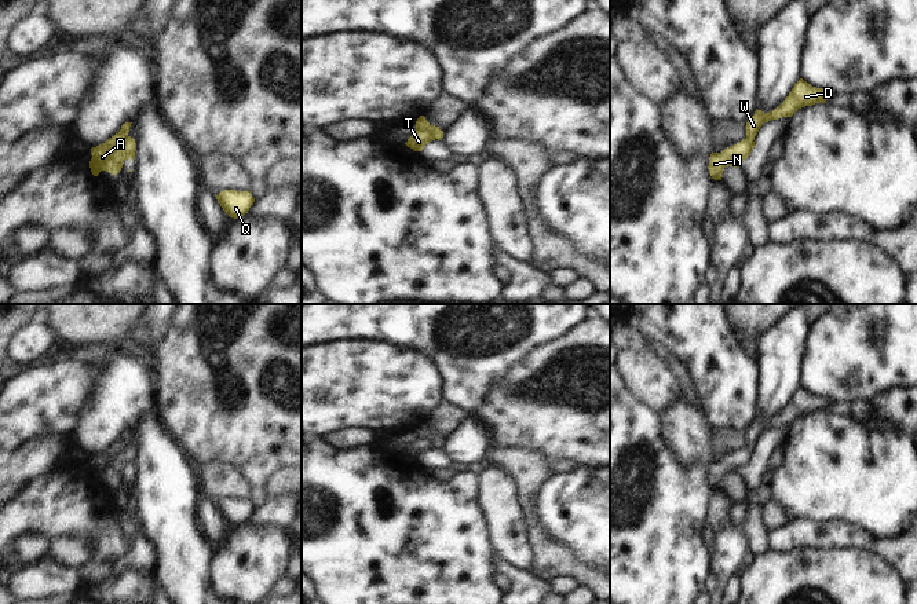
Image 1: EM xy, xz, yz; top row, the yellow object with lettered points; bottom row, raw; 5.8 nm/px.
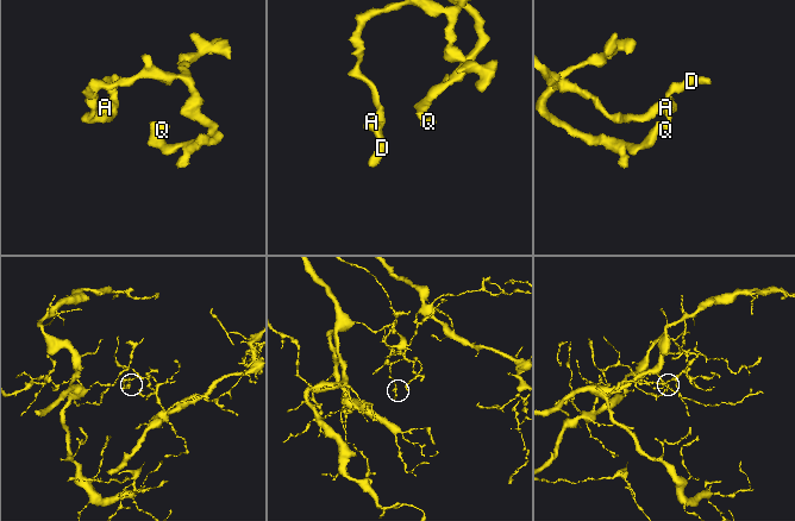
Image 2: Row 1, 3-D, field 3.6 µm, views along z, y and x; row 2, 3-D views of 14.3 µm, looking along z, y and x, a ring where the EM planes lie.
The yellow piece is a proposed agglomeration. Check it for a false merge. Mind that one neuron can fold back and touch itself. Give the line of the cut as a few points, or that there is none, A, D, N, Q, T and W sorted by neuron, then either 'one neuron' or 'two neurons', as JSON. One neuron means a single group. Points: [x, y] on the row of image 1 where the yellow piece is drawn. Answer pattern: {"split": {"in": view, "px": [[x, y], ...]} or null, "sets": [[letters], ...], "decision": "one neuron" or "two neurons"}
{"split": null, "sets": [["A", "D", "N", "Q", "T", "W"]], "decision": "one neuron"}

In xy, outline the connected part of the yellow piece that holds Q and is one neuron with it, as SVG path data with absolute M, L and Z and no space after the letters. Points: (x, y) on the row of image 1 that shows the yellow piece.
M223 190L216 195L218 202L223 211L234 219L238 219L248 213L253 205L255 198L251 191Z

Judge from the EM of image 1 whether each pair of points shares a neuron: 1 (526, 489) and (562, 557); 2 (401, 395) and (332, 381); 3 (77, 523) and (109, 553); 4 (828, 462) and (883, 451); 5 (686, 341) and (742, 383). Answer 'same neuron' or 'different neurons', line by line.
1: same neuron
2: same neuron
3: same neuron
4: same neuron
5: same neuron

